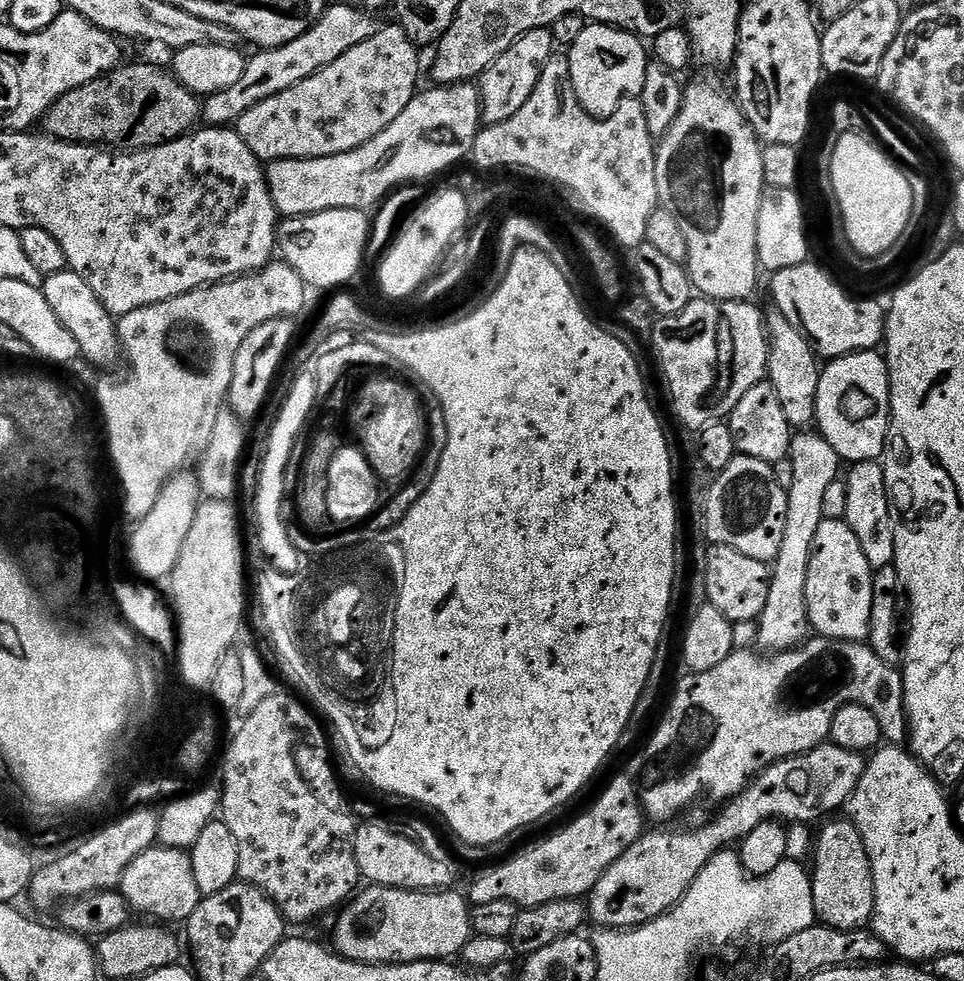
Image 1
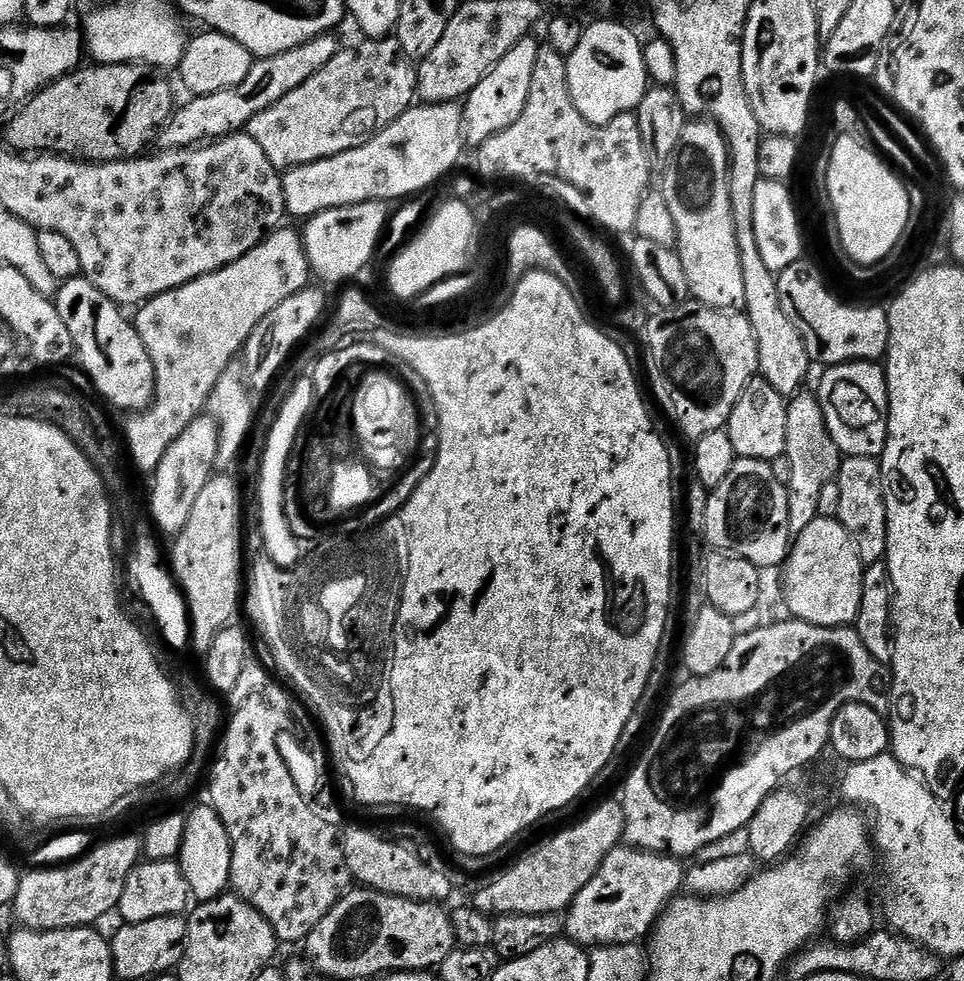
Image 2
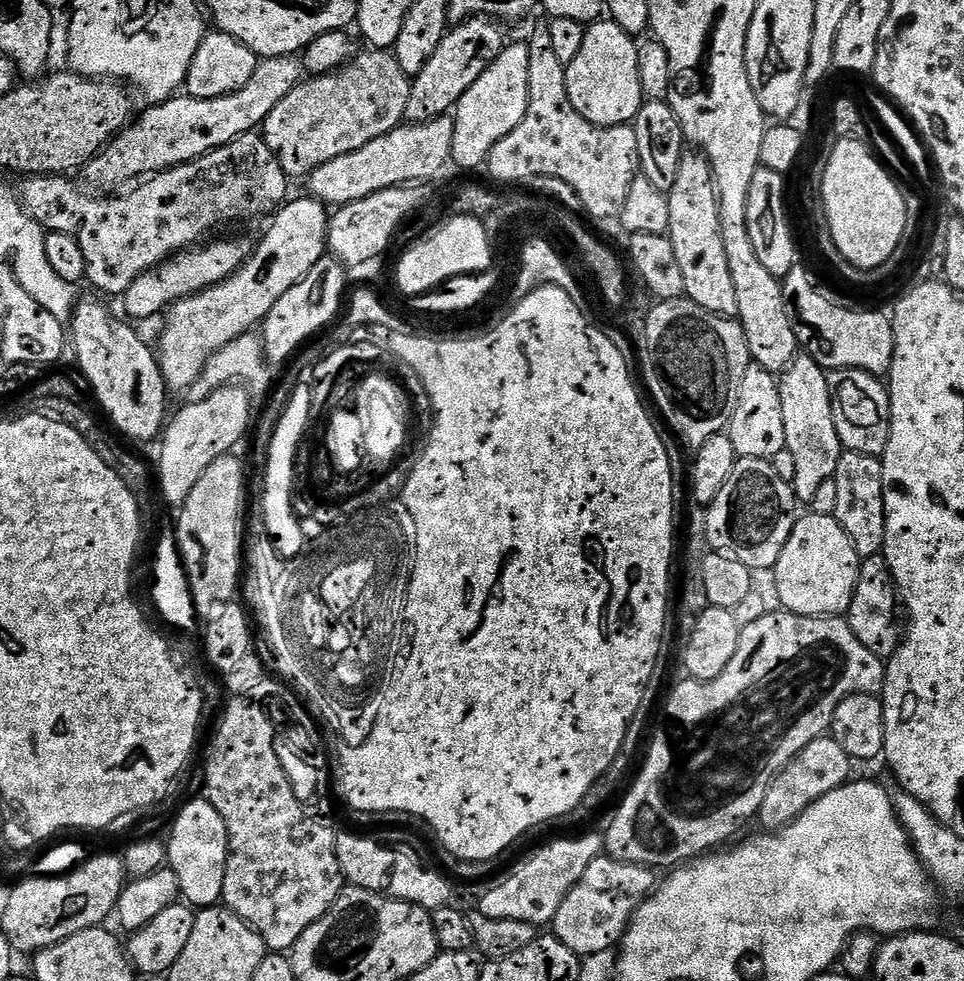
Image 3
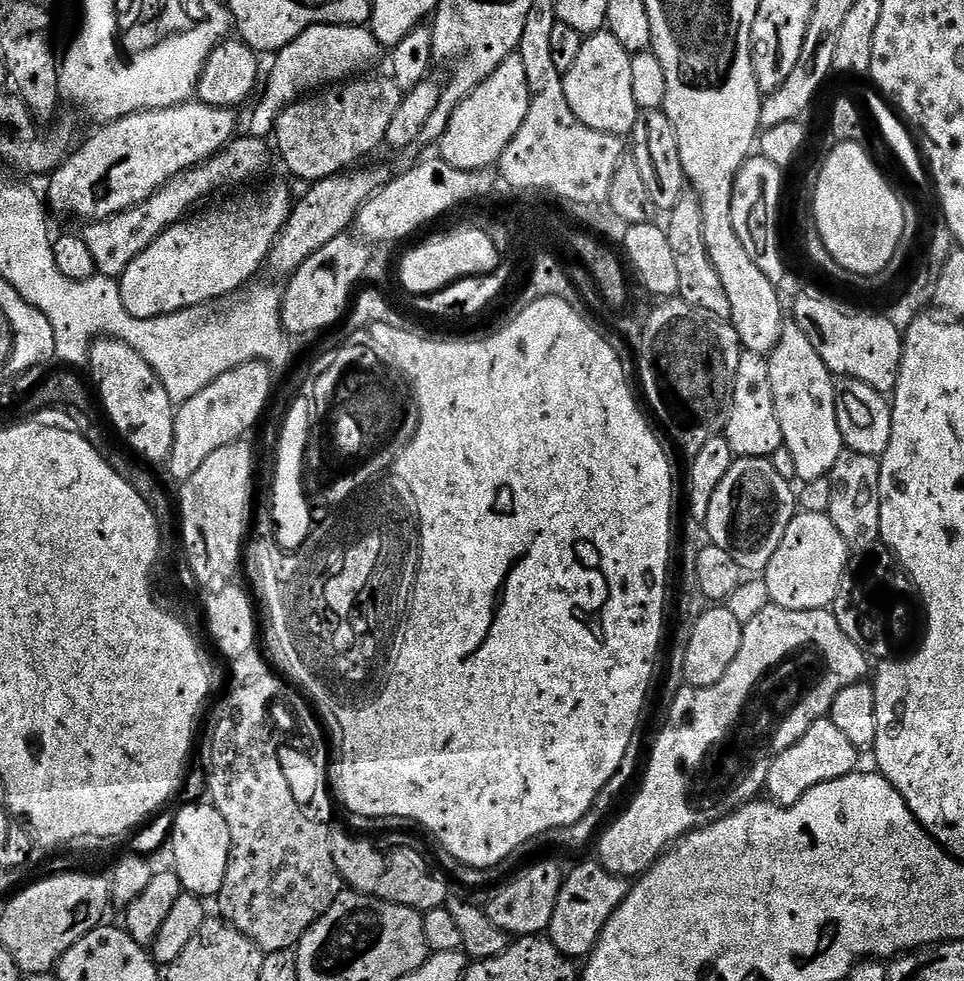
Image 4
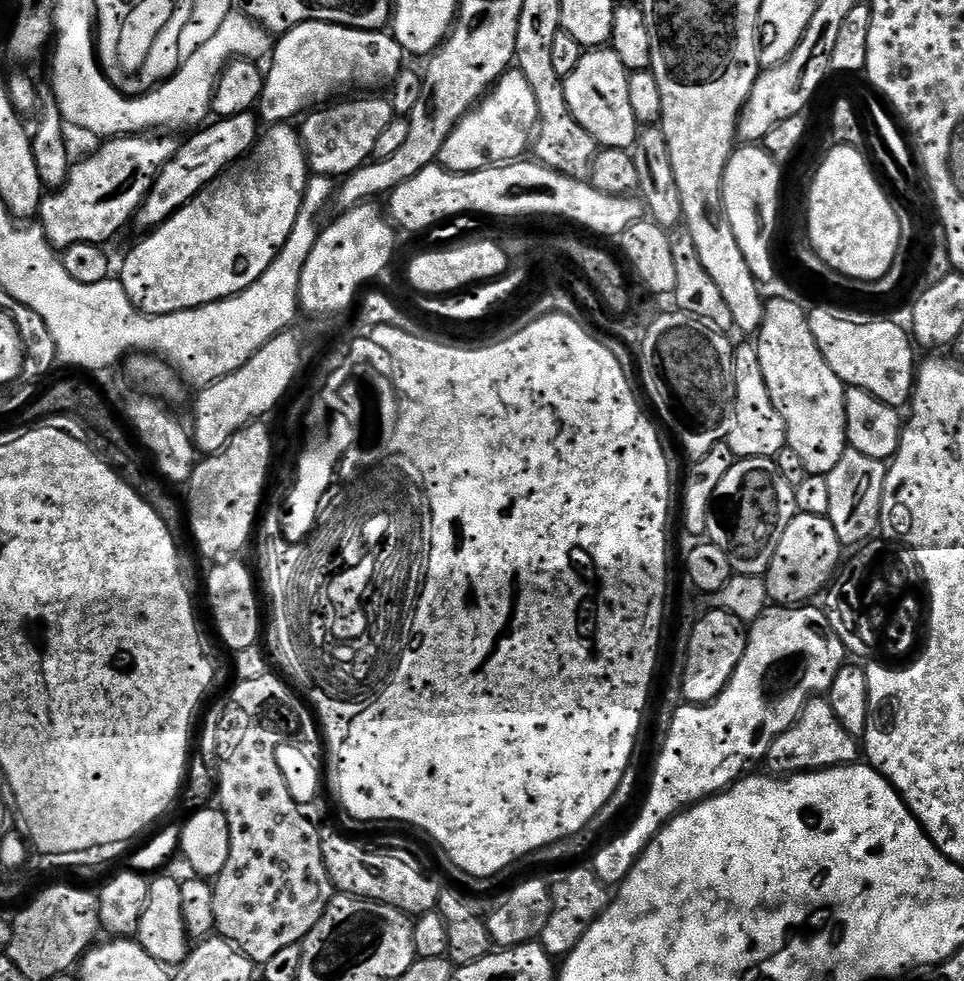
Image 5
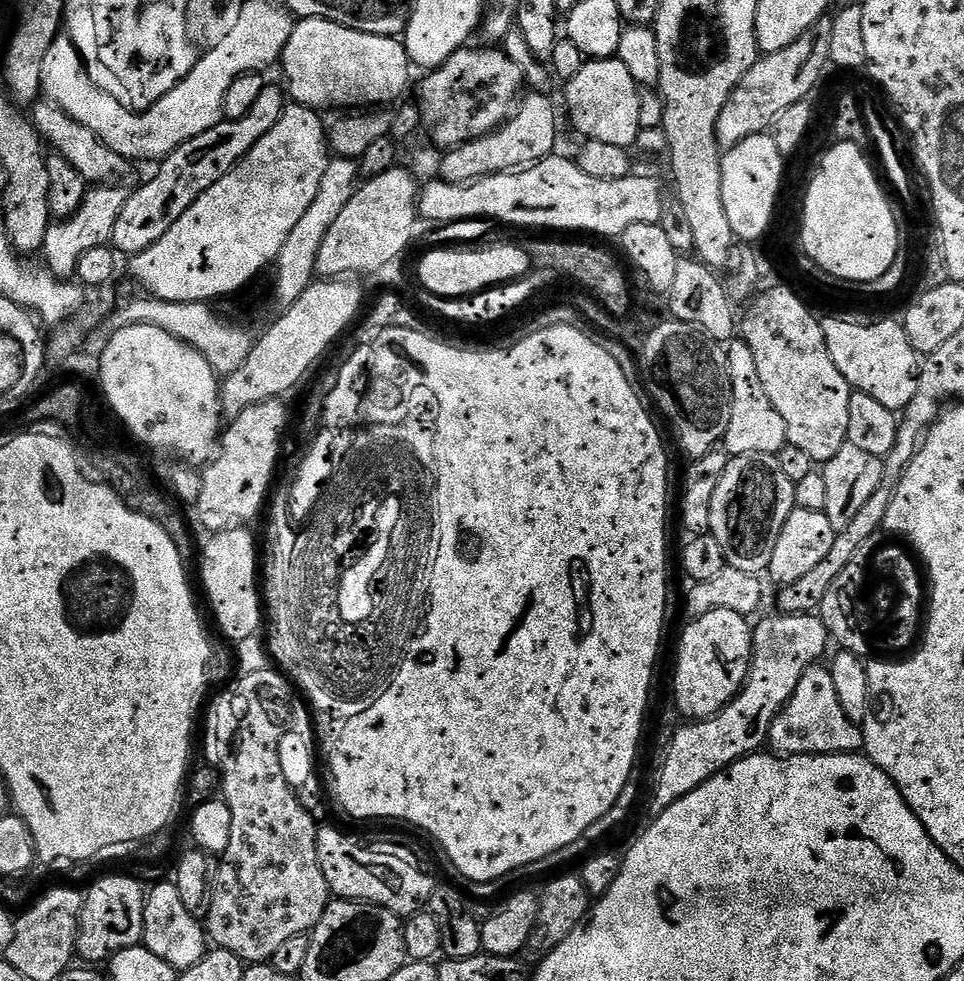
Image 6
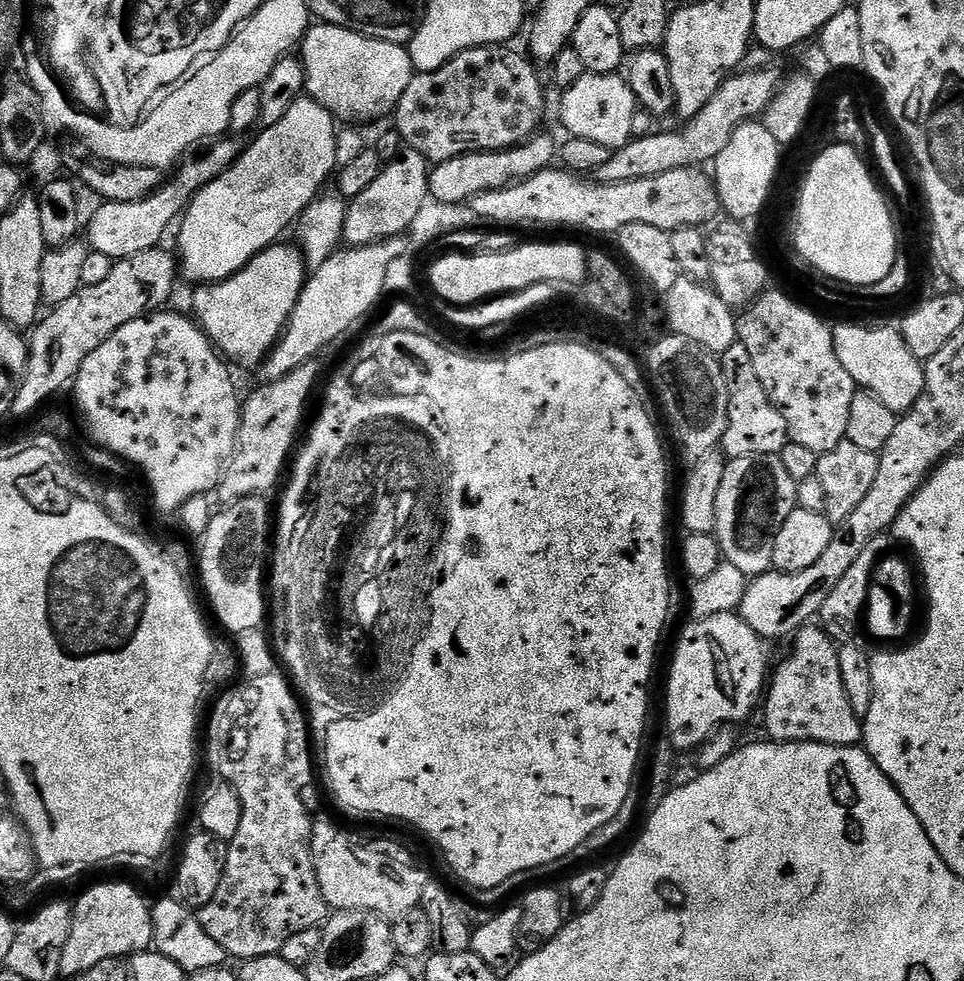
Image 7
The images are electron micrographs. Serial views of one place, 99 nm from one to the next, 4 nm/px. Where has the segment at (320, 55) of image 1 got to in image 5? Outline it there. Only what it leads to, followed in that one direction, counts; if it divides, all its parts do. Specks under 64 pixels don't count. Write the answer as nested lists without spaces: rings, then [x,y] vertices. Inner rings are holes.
[[[137,134],[108,138],[93,156],[77,159],[64,185],[49,191],[40,203],[38,221],[51,247],[63,250],[78,242],[107,245],[120,228],[133,223],[140,203],[152,189],[164,163],[176,153],[178,140],[172,134]]]

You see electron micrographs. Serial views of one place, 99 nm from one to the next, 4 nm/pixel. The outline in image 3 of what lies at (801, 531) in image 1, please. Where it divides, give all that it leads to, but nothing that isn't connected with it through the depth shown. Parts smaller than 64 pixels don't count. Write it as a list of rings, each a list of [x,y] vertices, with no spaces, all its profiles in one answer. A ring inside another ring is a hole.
[[[797,355],[791,368],[779,373],[782,394],[782,418],[786,422],[786,448],[794,454],[792,491],[800,502],[811,502],[822,482],[833,479],[840,461],[842,445],[838,426],[834,426],[832,395],[828,385],[829,373],[813,356]]]

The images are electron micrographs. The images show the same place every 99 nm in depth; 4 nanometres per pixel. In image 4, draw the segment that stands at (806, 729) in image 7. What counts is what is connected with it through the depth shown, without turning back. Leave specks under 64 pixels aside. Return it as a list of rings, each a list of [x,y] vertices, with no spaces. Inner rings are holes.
[[[831,718],[816,720],[814,726],[810,726],[810,730],[806,730],[806,734],[802,734],[802,738],[790,746],[790,750],[782,750],[782,754],[774,758],[764,783],[767,799],[782,808],[794,806],[794,802],[798,802],[806,790],[857,771],[859,764],[856,763],[859,760],[862,760],[862,753],[842,735],[838,726],[834,726]]]

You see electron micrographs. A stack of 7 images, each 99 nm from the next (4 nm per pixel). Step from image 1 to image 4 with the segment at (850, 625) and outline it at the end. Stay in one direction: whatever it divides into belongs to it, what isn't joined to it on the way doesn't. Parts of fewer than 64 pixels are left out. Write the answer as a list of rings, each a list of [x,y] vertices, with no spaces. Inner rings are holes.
[[[797,511],[790,526],[786,526],[786,534],[782,534],[782,542],[778,542],[778,550],[774,550],[774,558],[770,558],[762,573],[771,603],[786,610],[831,609],[832,603],[838,598],[838,590],[842,586],[849,559],[850,549],[846,546],[842,534],[838,534],[838,526],[834,526],[827,512],[810,514]]]

